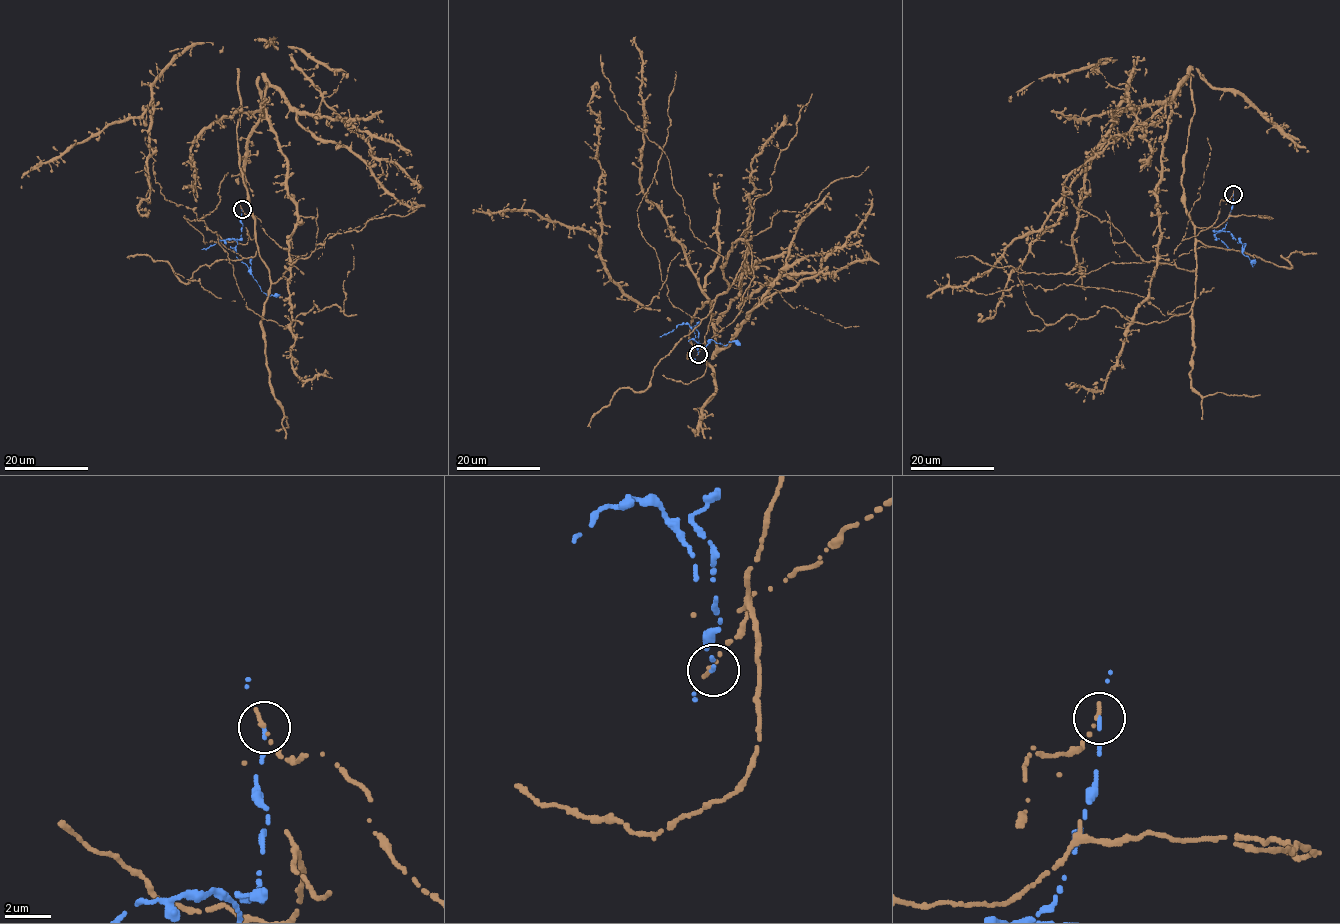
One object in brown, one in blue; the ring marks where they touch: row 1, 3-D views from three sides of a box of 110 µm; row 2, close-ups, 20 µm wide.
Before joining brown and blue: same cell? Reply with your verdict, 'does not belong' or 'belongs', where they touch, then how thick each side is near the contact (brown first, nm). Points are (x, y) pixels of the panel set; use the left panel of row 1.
does not belong; at (242, 209); 170 nm thick on the brown side, 130 nm on the other

